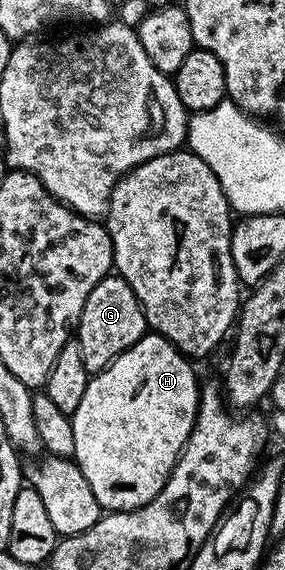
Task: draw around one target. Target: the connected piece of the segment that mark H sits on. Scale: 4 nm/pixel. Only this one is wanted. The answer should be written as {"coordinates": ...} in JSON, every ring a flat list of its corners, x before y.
{"coordinates":[[149,332,138,344,126,348,102,373,89,377,82,401,70,416,74,428,74,461,105,511,137,510,162,492,174,464,180,459,198,412,201,383,196,382,191,365,173,342]]}

